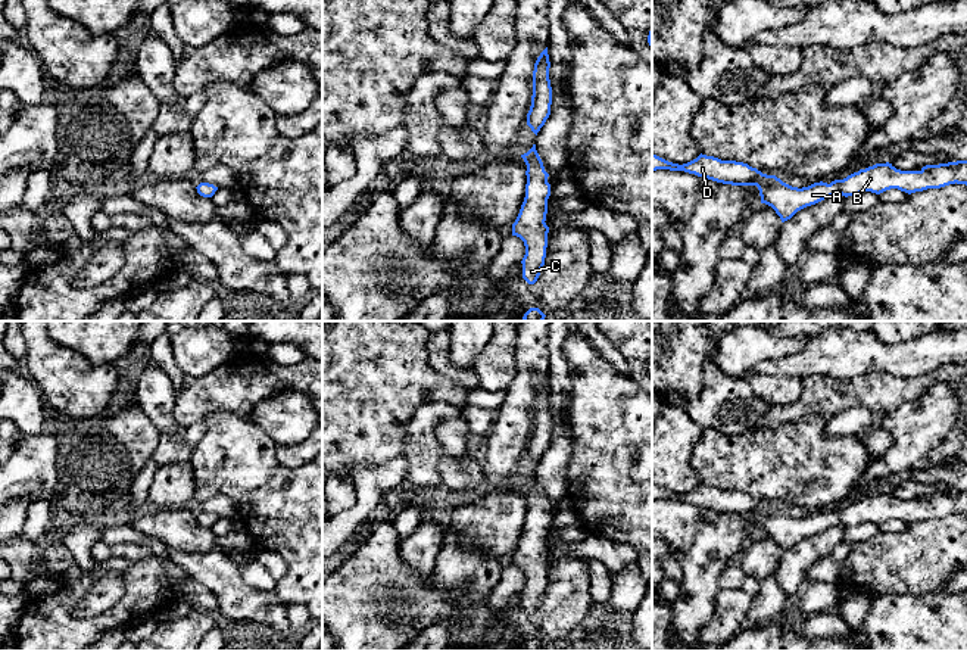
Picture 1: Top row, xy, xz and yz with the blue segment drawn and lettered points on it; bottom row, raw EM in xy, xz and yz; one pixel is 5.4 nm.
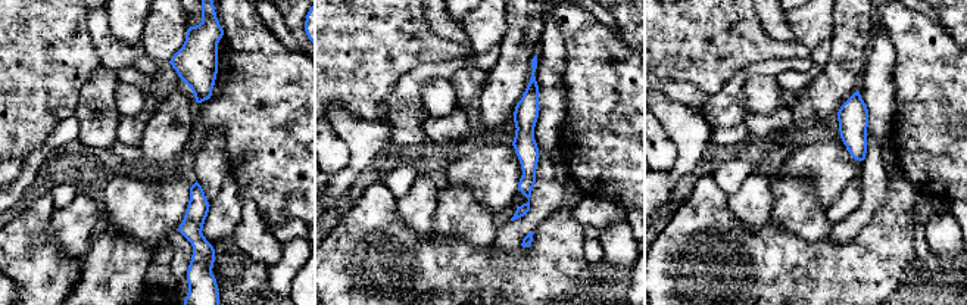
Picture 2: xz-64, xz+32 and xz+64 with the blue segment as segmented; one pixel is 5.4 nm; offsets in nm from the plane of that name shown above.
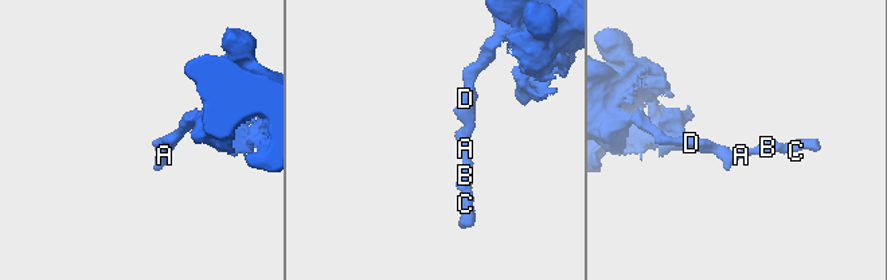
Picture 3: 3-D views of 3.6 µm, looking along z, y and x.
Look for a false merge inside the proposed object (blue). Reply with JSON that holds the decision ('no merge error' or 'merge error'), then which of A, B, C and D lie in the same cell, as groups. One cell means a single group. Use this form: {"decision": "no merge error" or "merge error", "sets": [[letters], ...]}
{"decision": "no merge error", "sets": [["A", "B", "C", "D"]]}

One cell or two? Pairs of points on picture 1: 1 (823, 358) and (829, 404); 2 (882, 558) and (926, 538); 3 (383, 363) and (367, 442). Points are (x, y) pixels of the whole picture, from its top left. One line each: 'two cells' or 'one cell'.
1: two cells
2: one cell
3: one cell

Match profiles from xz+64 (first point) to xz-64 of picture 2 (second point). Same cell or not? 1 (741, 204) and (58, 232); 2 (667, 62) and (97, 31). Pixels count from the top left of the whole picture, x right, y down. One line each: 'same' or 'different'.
1: same
2: different

